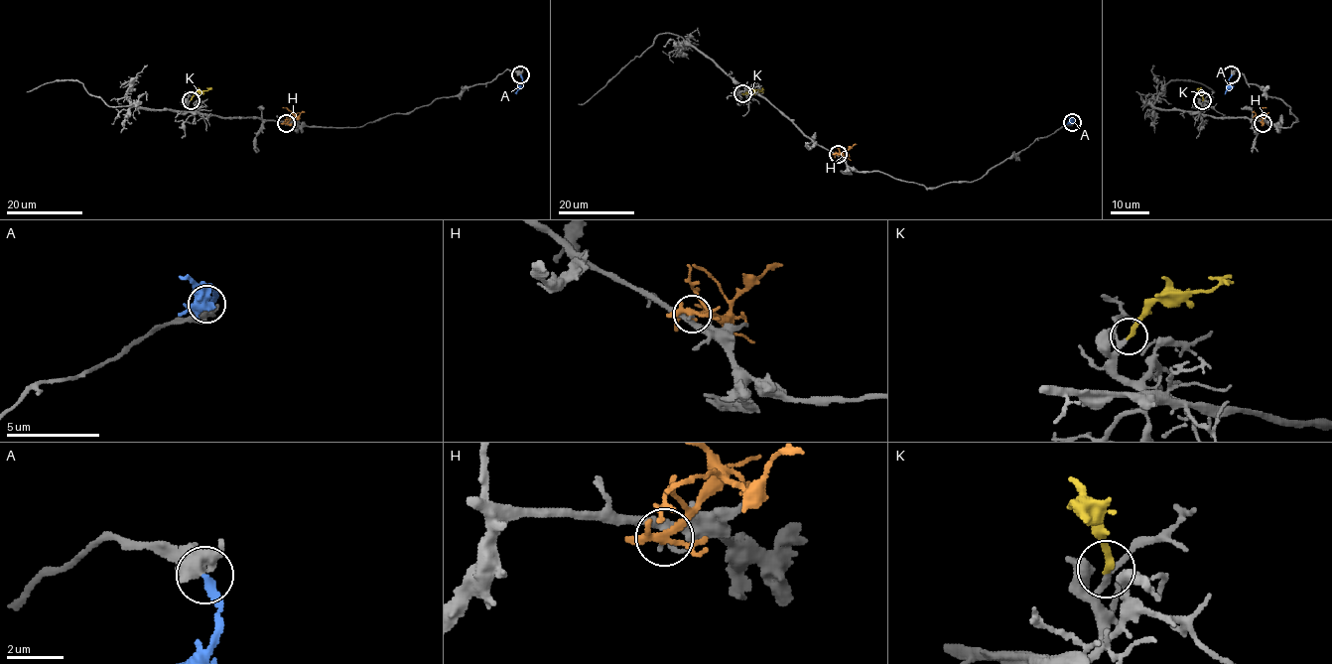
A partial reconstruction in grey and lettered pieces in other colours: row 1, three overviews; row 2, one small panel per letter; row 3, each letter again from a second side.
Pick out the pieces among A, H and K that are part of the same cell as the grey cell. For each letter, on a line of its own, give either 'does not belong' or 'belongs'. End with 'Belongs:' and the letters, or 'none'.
A: does not belong
H: does not belong
K: belongs
Belongs: K

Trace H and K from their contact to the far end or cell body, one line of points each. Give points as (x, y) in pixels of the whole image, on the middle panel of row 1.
H: (838, 154), (844, 155), (856, 144)
K: (741, 93), (759, 89), (763, 92)

